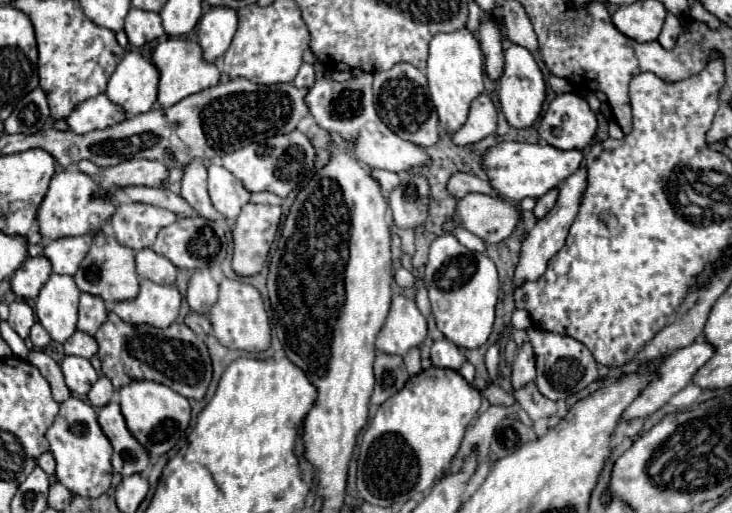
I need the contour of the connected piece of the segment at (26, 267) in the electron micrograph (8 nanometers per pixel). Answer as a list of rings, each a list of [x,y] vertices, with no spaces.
[[[45,255],[27,257],[23,261],[23,265],[15,271],[15,275],[11,279],[11,289],[17,297],[33,299],[39,295],[41,287],[49,279],[49,275],[51,275],[51,263],[49,263],[49,259],[45,259]]]

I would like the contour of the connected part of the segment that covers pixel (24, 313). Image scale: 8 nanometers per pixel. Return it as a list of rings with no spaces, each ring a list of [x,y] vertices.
[[[13,301],[13,303],[9,303],[9,319],[7,321],[19,333],[19,337],[27,339],[29,329],[35,323],[35,313],[25,301]]]

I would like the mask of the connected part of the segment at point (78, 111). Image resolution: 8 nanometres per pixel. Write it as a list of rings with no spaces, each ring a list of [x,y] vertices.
[[[97,95],[93,99],[87,99],[85,103],[79,103],[73,113],[69,115],[67,123],[73,133],[89,133],[95,129],[105,129],[109,125],[117,125],[127,119],[127,113],[123,107],[109,101],[107,95]]]

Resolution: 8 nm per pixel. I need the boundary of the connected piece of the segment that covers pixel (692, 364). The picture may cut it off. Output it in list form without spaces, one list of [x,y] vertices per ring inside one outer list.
[[[701,332],[691,345],[677,349],[675,353],[671,353],[667,359],[663,359],[663,363],[657,367],[657,375],[659,379],[655,379],[653,383],[649,383],[649,387],[645,387],[641,391],[641,395],[629,405],[629,409],[623,413],[623,421],[631,421],[635,417],[649,417],[651,413],[655,413],[657,409],[661,409],[675,393],[679,393],[683,387],[687,387],[693,381],[693,375],[713,357],[715,347],[711,343],[707,343],[705,335]]]

